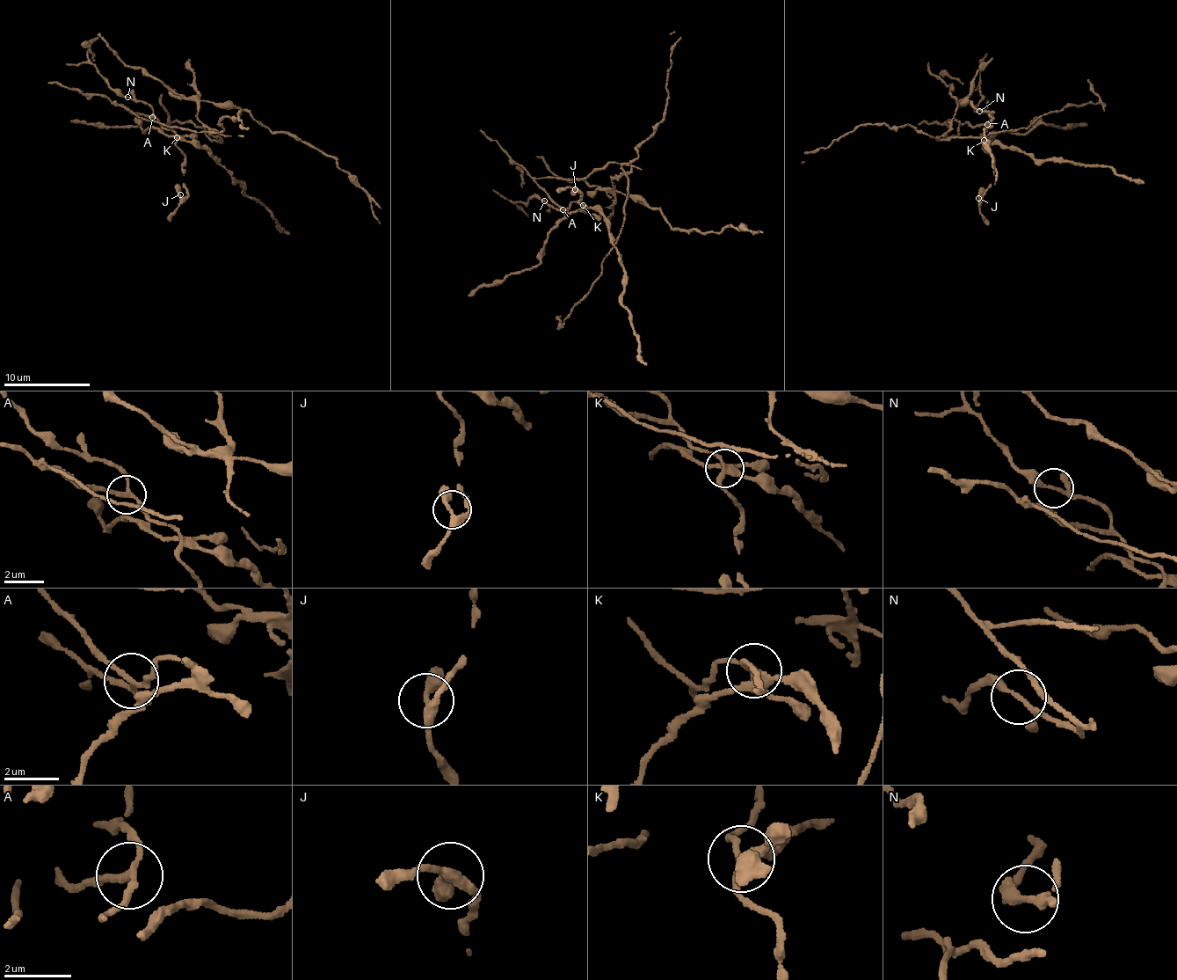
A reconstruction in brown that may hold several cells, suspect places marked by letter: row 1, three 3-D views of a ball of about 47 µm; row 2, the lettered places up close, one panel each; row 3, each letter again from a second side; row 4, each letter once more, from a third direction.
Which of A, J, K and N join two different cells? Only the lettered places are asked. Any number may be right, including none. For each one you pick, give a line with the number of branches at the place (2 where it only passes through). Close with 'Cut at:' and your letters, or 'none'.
A: 3
K: 5
Cut at: A, K

